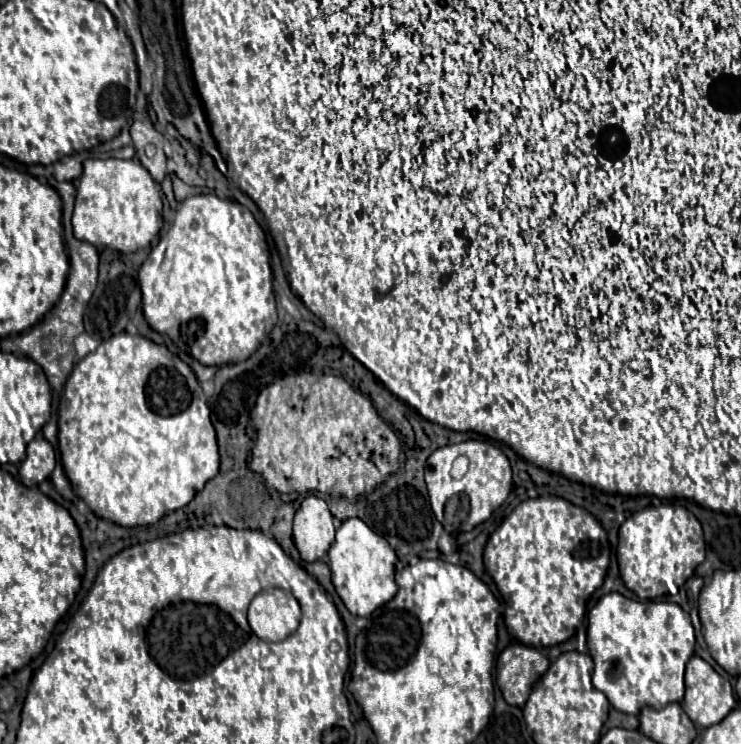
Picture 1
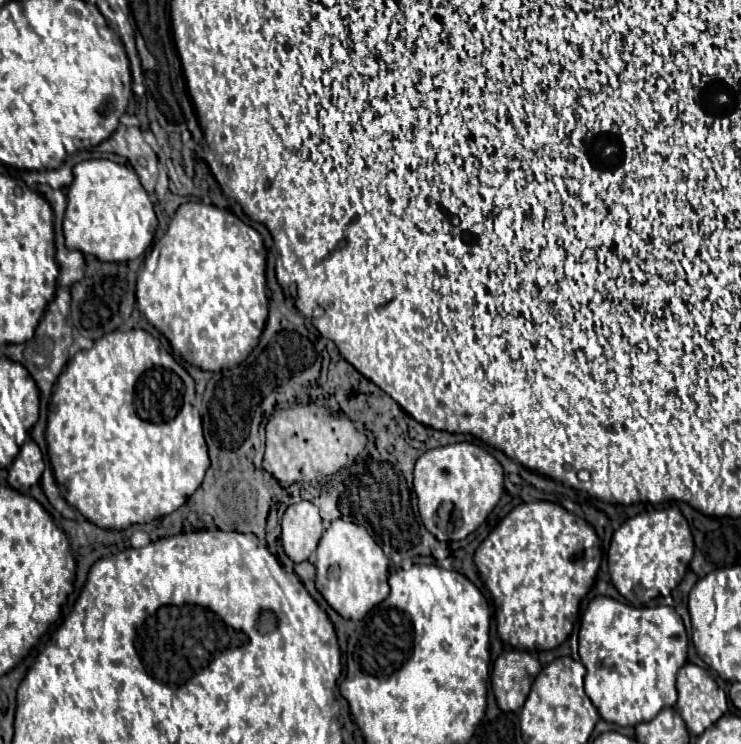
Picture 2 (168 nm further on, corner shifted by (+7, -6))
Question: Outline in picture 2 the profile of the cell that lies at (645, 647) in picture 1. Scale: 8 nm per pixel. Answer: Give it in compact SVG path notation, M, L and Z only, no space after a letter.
M596 596L582 614L580 660L586 666L584 688L606 722L636 726L652 720L662 708L672 708L676 704L676 674L686 664L686 652L688 636L684 622L670 606L634 608L606 596Z

